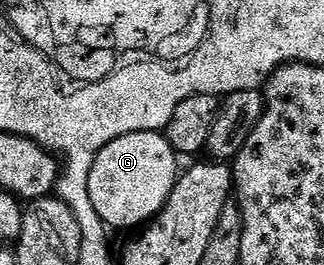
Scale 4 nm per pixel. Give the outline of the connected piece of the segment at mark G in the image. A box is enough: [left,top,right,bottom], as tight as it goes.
[89,130,179,231]

